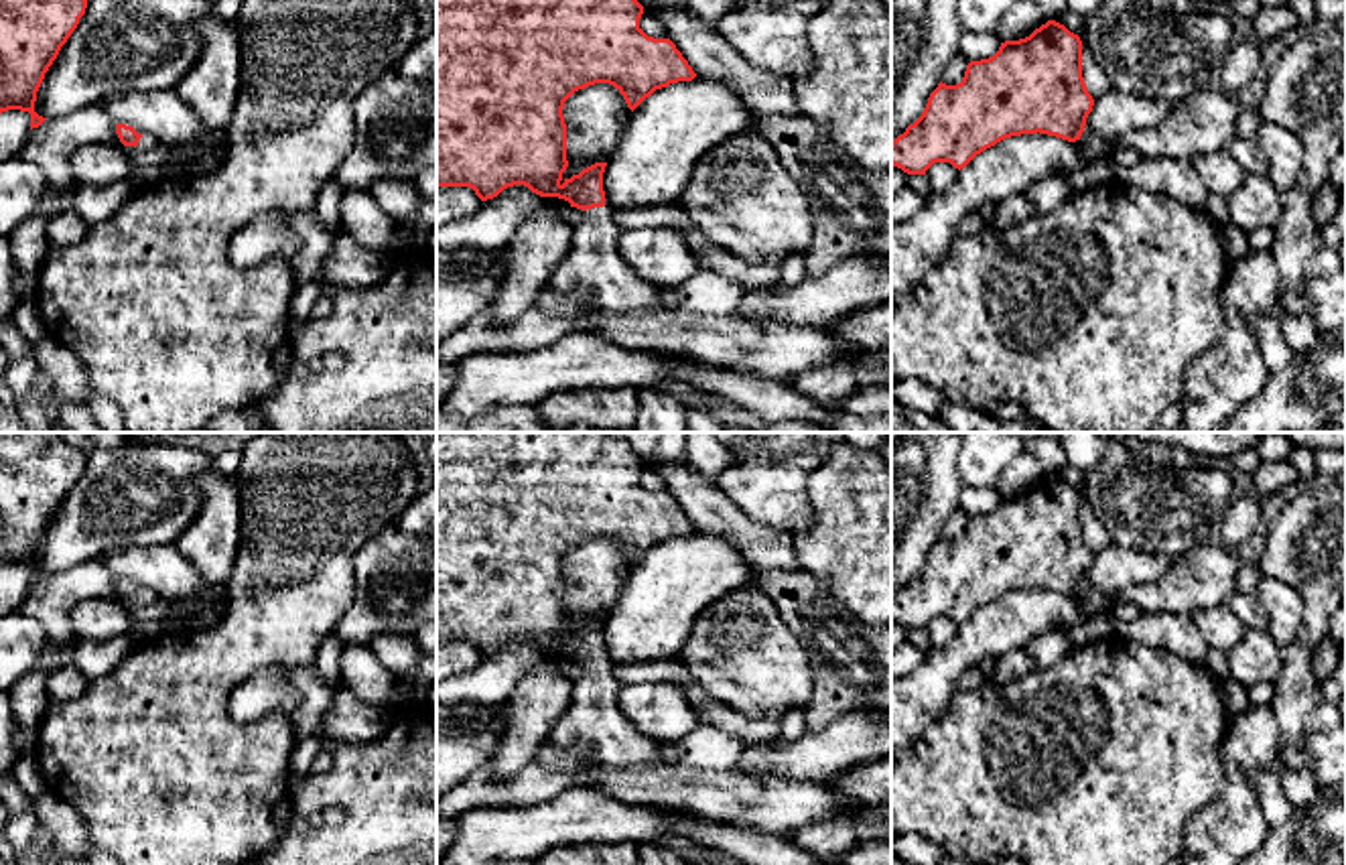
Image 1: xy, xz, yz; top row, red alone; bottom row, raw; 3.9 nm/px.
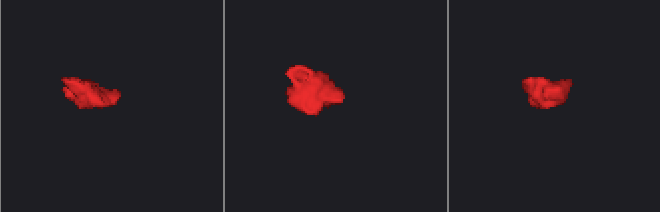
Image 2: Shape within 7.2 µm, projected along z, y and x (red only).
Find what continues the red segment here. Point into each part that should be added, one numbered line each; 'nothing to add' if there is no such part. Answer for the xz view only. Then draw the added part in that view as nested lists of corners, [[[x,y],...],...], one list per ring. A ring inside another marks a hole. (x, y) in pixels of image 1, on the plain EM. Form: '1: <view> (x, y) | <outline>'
1: xz (591, 725) | [[[609,662],[587,664],[548,741],[591,759],[597,770],[662,768],[658,741],[637,731],[621,713],[619,688],[621,682],[613,678]]]

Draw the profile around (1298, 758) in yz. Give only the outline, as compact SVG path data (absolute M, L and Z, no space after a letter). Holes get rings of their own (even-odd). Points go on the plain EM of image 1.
M1285 735L1279 737L1279 749L1277 755L1295 770L1305 770L1314 776L1314 759L1305 747L1305 741L1301 745L1291 745Z

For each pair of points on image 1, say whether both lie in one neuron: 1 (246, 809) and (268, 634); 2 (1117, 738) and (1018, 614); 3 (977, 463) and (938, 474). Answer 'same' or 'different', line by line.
1: same
2: different
3: different

